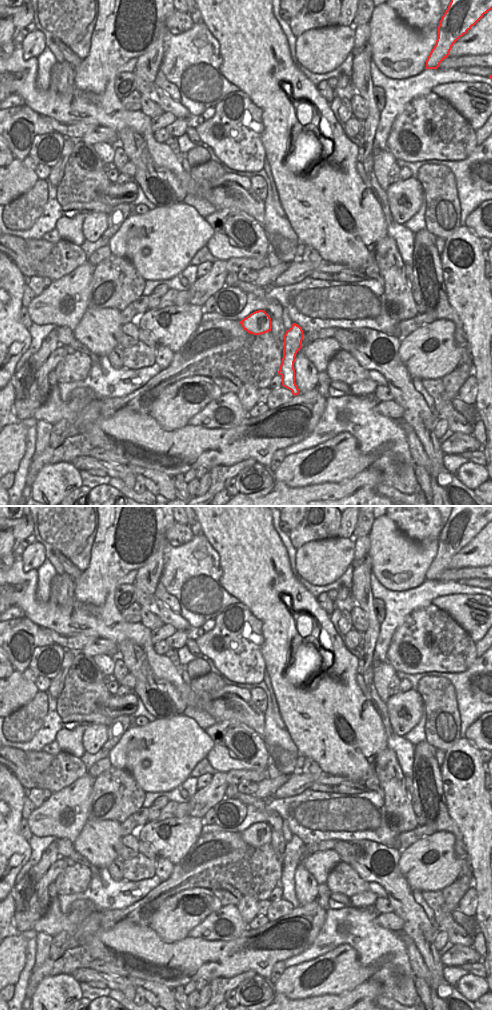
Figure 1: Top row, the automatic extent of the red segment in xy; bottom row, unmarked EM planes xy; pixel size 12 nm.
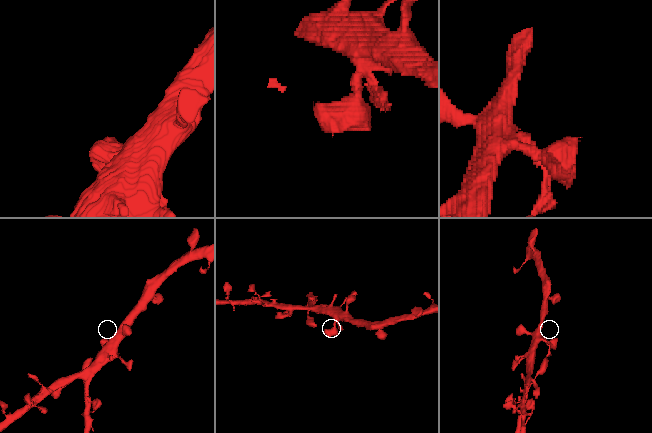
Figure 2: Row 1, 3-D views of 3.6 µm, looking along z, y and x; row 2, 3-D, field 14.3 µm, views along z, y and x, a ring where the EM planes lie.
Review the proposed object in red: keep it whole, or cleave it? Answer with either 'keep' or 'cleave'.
keep

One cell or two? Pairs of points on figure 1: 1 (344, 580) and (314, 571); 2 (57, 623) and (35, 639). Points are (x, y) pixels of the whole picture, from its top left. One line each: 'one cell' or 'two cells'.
1: two cells
2: two cells

